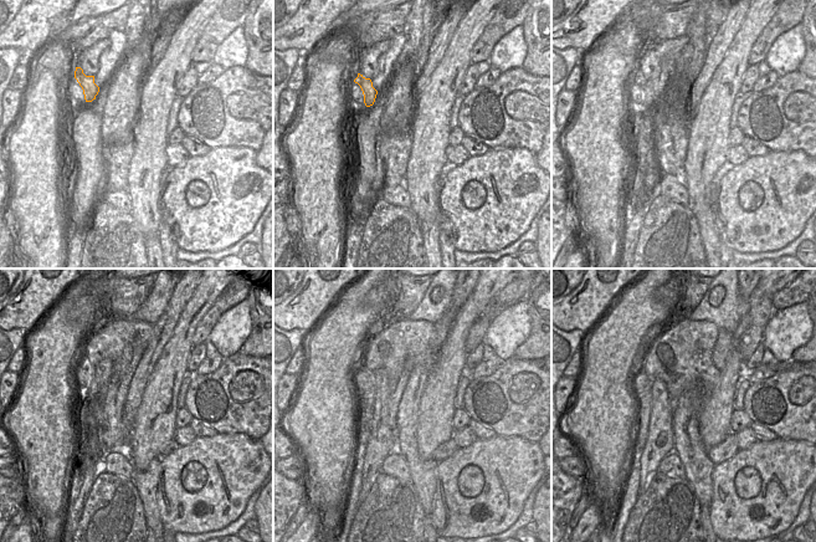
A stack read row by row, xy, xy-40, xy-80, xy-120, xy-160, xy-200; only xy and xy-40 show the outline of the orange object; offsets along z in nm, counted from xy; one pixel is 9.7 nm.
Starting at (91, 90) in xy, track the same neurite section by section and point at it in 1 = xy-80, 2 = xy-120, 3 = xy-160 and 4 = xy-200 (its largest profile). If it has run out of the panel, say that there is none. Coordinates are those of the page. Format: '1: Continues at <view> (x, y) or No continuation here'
1: Continues at xy-80 (647, 100)
2: Continues at xy-120 (91, 390)
3: Continues at xy-160 (365, 399)
4: Continues at xy-200 (643, 400)

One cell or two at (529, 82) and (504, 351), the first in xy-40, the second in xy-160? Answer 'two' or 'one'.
two

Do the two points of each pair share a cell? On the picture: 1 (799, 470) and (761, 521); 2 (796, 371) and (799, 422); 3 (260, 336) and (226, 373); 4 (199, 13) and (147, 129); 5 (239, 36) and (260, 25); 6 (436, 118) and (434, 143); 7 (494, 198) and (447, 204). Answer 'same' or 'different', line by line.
1: same
2: same
3: different
4: same
5: different
6: same
7: same

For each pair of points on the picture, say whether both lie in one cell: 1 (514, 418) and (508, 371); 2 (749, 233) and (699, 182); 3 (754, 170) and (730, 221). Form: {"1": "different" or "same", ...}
{"1": "same", "2": "different", "3": "same"}

